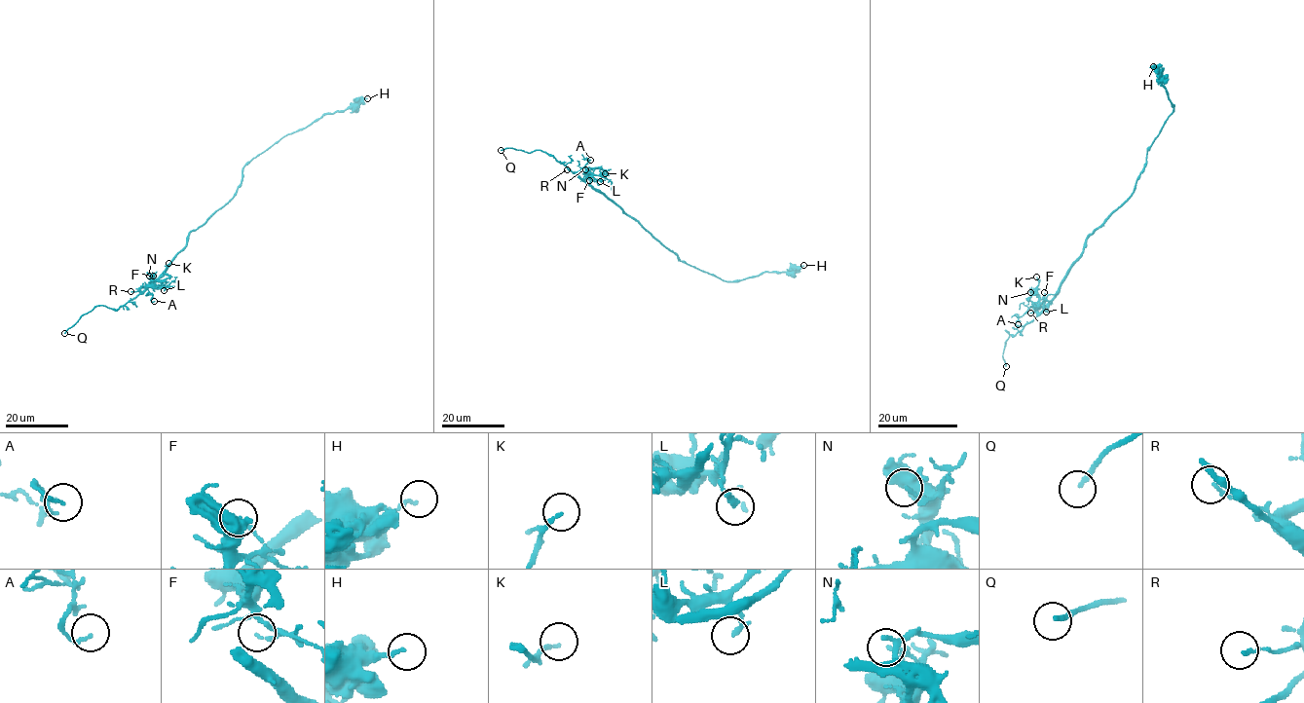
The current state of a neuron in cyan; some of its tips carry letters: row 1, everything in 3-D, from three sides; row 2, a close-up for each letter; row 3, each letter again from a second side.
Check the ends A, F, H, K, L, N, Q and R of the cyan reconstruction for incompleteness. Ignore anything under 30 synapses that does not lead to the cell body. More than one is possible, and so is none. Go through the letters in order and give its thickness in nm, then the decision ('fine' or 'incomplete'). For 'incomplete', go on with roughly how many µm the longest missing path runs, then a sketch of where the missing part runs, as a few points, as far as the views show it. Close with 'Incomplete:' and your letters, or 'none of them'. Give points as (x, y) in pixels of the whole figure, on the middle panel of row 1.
A: 110 nm thick; fine
F: 100 nm thick; fine
H: 150 nm thick; fine
K: 140 nm thick; fine
L: 200 nm thick; fine
N: 110 nm thick; fine
Q: 180 nm thick; incomplete; about 9 µm are missing
R: 100 nm thick; fine
Incomplete: Q

